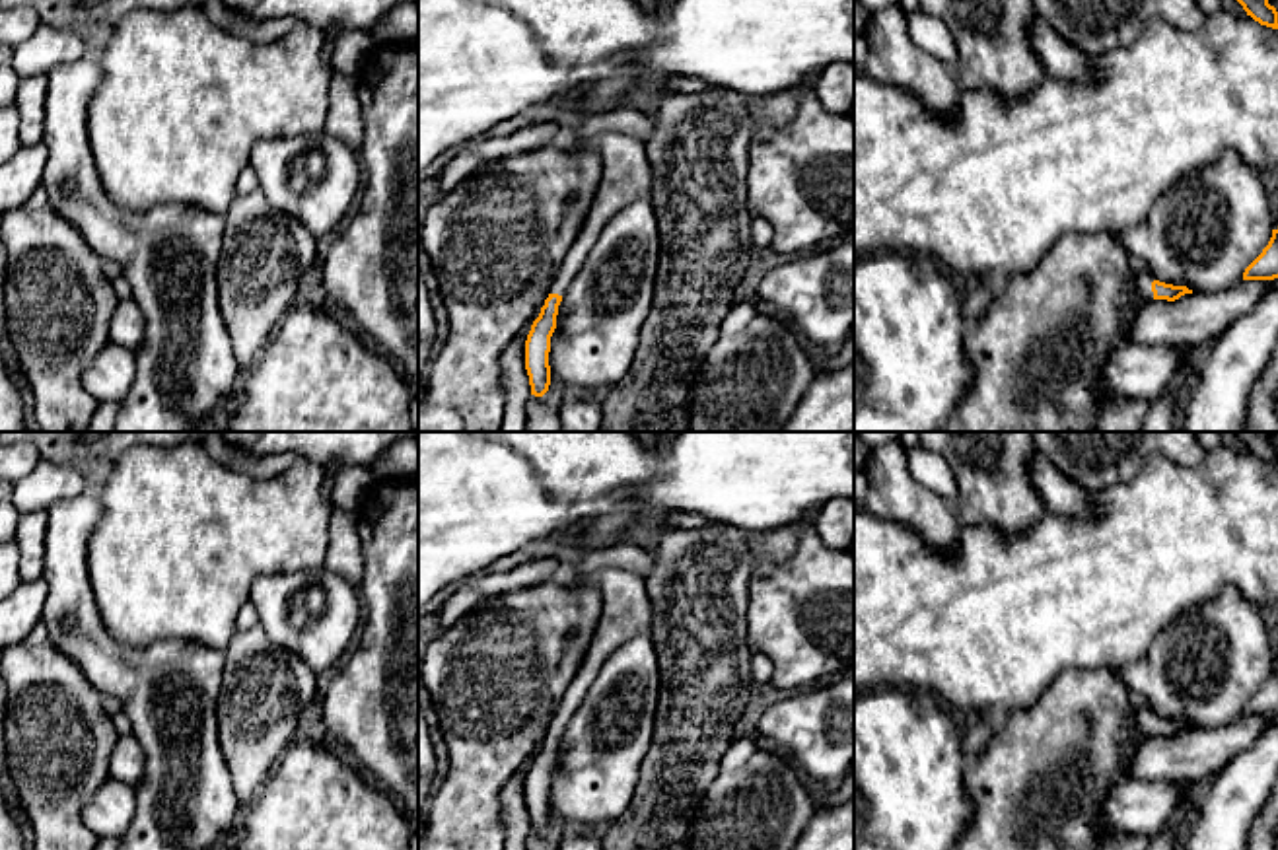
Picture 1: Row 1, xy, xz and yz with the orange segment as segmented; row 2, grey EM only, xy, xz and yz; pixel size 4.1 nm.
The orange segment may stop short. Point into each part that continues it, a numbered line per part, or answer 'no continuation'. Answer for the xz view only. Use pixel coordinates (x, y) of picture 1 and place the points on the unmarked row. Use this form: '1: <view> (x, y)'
1: xz (627, 613)

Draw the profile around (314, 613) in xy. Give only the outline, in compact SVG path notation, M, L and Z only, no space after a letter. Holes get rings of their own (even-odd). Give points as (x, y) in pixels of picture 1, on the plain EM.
M325 564L257 576L249 601L266 636L302 657L315 675L352 648L364 619L358 589Z

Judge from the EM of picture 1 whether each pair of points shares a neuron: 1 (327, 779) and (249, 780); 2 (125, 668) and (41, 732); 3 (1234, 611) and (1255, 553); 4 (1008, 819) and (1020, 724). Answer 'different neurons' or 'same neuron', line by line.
1: different neurons
2: different neurons
3: different neurons
4: same neuron

